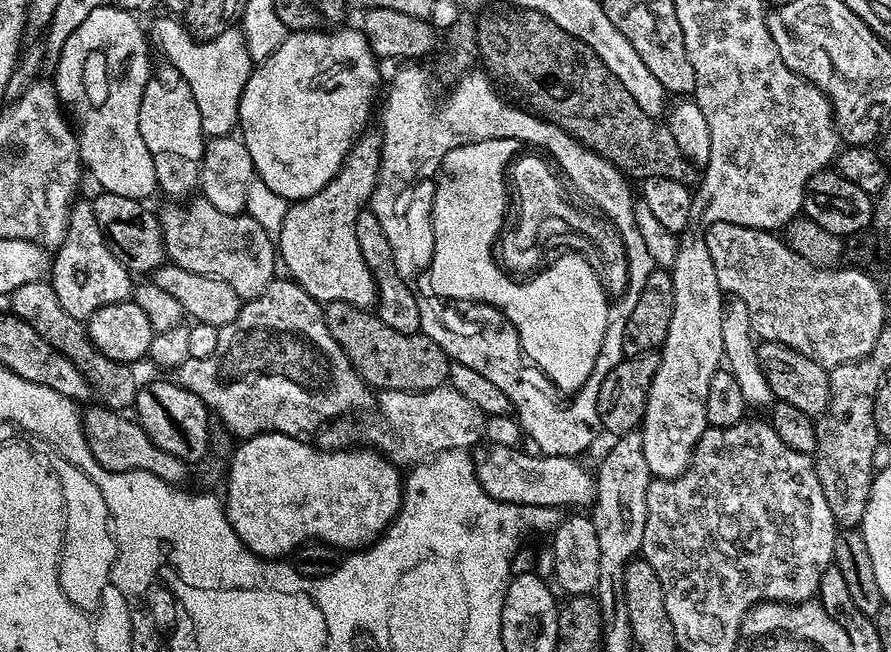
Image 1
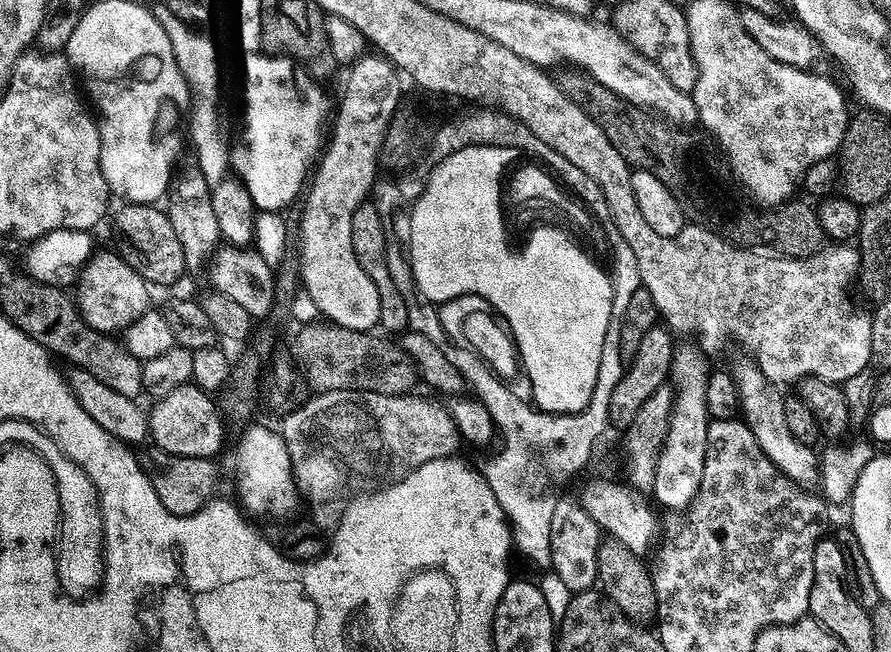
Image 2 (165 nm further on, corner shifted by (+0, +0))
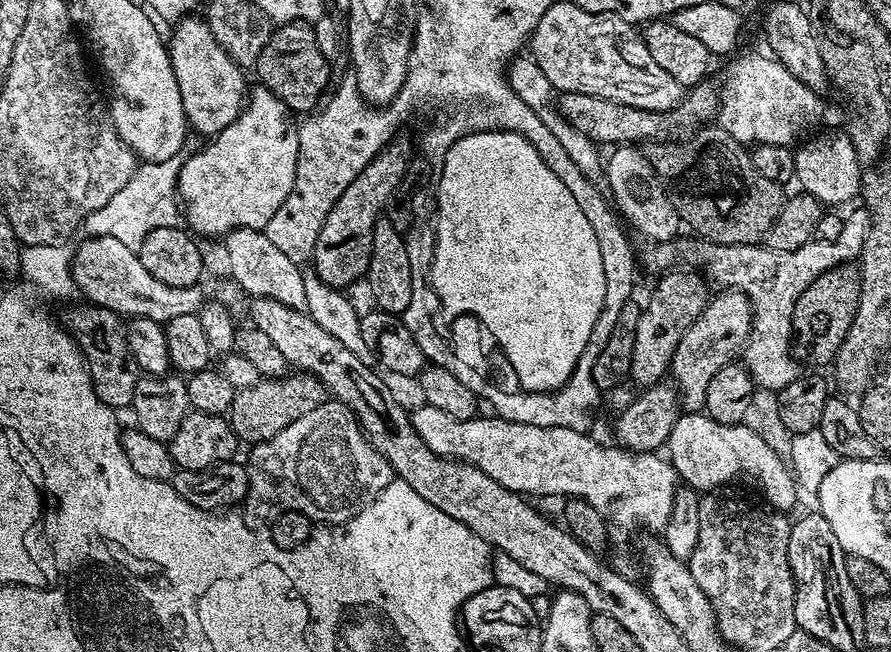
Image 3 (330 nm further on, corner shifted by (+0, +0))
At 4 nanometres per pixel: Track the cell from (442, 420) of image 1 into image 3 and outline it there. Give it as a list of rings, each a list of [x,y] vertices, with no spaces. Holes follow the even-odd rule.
[[[335,398],[325,400],[310,410],[310,414],[302,414],[298,422],[290,422],[286,430],[255,445],[249,452],[252,453],[246,459],[248,493],[242,501],[242,515],[245,522],[257,530],[271,525],[283,512],[301,512],[324,526],[345,524],[370,502],[374,502],[394,478],[390,462],[372,445],[352,409]]]

